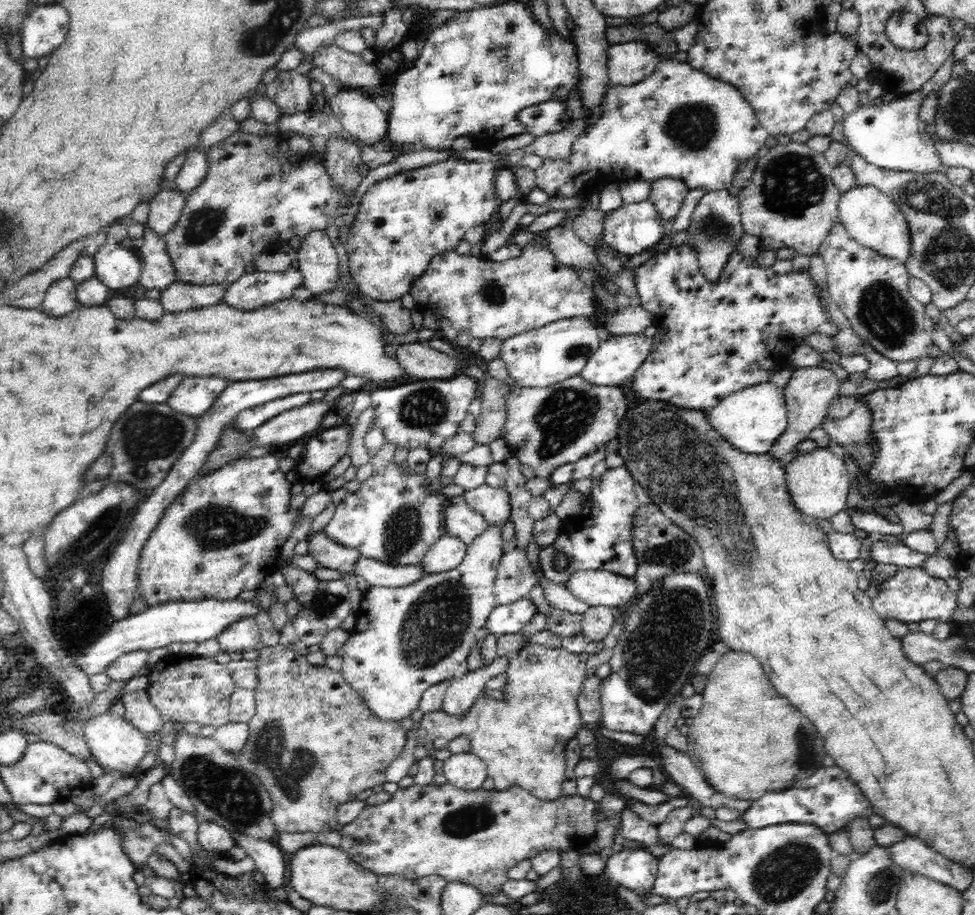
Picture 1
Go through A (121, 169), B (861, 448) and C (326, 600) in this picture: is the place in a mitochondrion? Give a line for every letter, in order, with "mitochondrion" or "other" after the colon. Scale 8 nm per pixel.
A: other
B: mitochondrion
C: mitochondrion

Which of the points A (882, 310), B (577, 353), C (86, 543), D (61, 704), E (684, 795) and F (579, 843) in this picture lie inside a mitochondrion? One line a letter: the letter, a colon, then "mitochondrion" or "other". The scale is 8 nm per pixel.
A: mitochondrion
B: mitochondrion
C: mitochondrion
D: other
E: other
F: other

